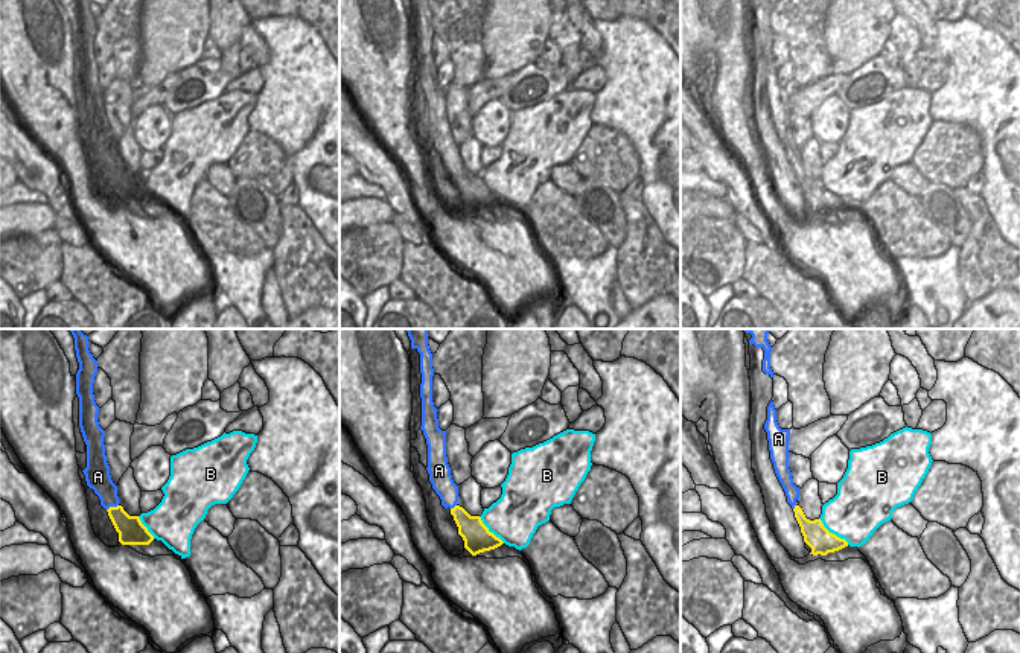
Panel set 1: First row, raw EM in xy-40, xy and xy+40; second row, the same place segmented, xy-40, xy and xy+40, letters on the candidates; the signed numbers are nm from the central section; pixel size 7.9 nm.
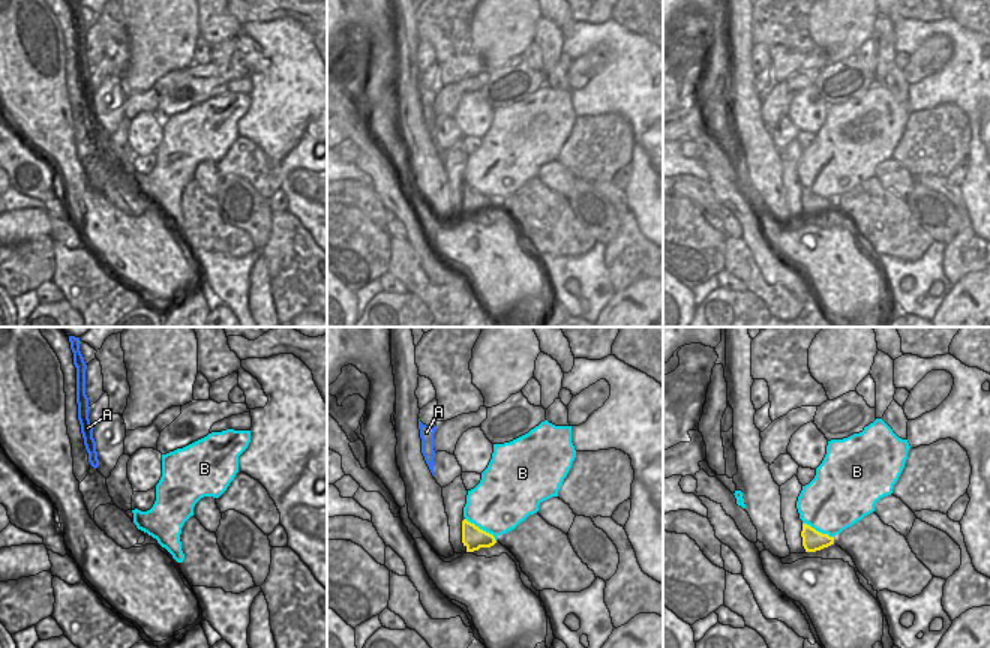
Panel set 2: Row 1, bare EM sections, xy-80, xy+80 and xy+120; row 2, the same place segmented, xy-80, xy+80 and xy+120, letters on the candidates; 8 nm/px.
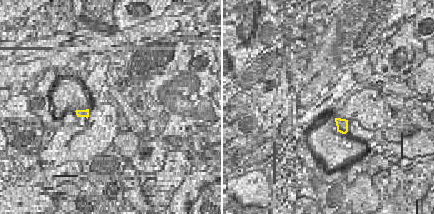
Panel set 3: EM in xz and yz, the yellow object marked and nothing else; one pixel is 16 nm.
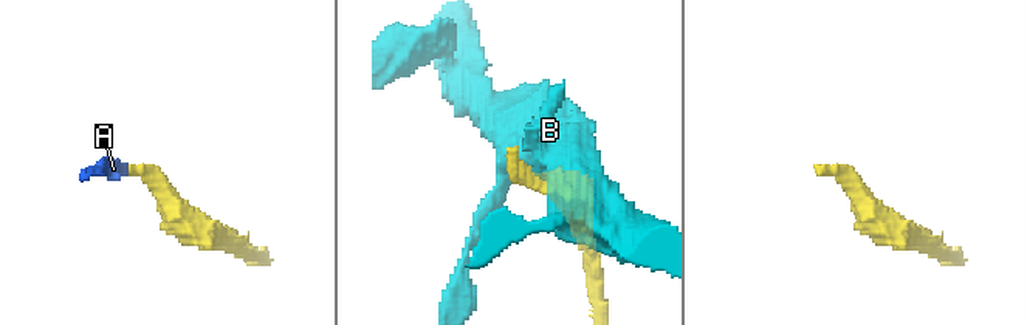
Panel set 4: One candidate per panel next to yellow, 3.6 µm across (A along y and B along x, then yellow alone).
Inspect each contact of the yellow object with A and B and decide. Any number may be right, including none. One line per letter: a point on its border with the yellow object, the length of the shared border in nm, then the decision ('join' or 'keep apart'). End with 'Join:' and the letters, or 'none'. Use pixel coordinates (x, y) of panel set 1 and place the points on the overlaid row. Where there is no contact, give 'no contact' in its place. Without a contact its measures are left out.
A: contact xy-40 (111, 507); length 110 nm; join
B: contact xy+40 (831, 533); length 320 nm; keep apart
Join: A

